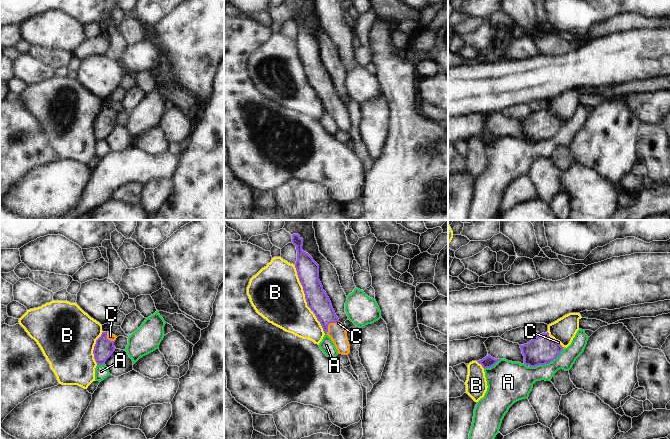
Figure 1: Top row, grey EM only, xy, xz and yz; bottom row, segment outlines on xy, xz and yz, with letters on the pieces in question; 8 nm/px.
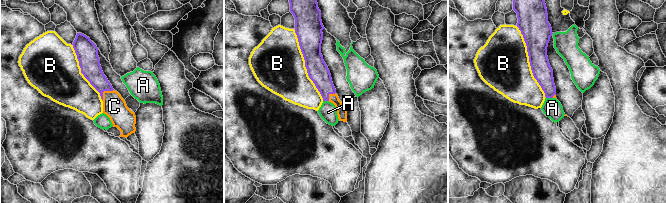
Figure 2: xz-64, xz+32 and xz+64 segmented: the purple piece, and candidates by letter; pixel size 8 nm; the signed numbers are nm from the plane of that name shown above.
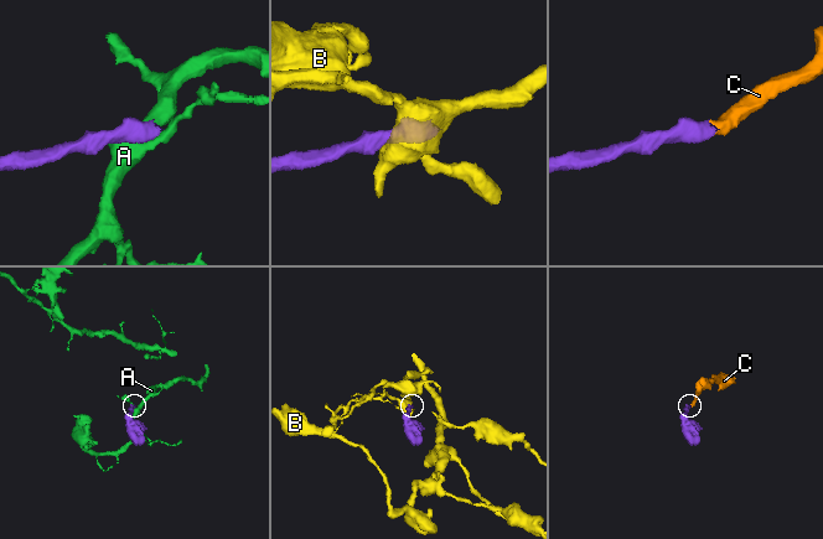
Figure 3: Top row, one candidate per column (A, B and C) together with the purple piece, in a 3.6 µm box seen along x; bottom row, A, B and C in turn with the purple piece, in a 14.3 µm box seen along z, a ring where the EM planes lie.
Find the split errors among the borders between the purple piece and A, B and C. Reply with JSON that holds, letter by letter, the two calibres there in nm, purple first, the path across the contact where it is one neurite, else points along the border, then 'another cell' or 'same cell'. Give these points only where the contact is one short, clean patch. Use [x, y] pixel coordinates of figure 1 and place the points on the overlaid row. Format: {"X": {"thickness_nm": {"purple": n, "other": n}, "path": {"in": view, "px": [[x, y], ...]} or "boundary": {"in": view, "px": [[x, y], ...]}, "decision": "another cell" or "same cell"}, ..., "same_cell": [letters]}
{"A": {"thickness_nm": {"purple": 240, "other": 220}, "decision": "another cell"}, "B": {"thickness_nm": {"purple": 180, "other": 420}, "decision": "another cell"}, "C": {"thickness_nm": {"purple": 180, "other": 140}, "path": {"in": "xz", "px": [[317, 300], [329, 323], [336, 331]]}, "decision": "same cell"}, "same_cell": ["C"]}

